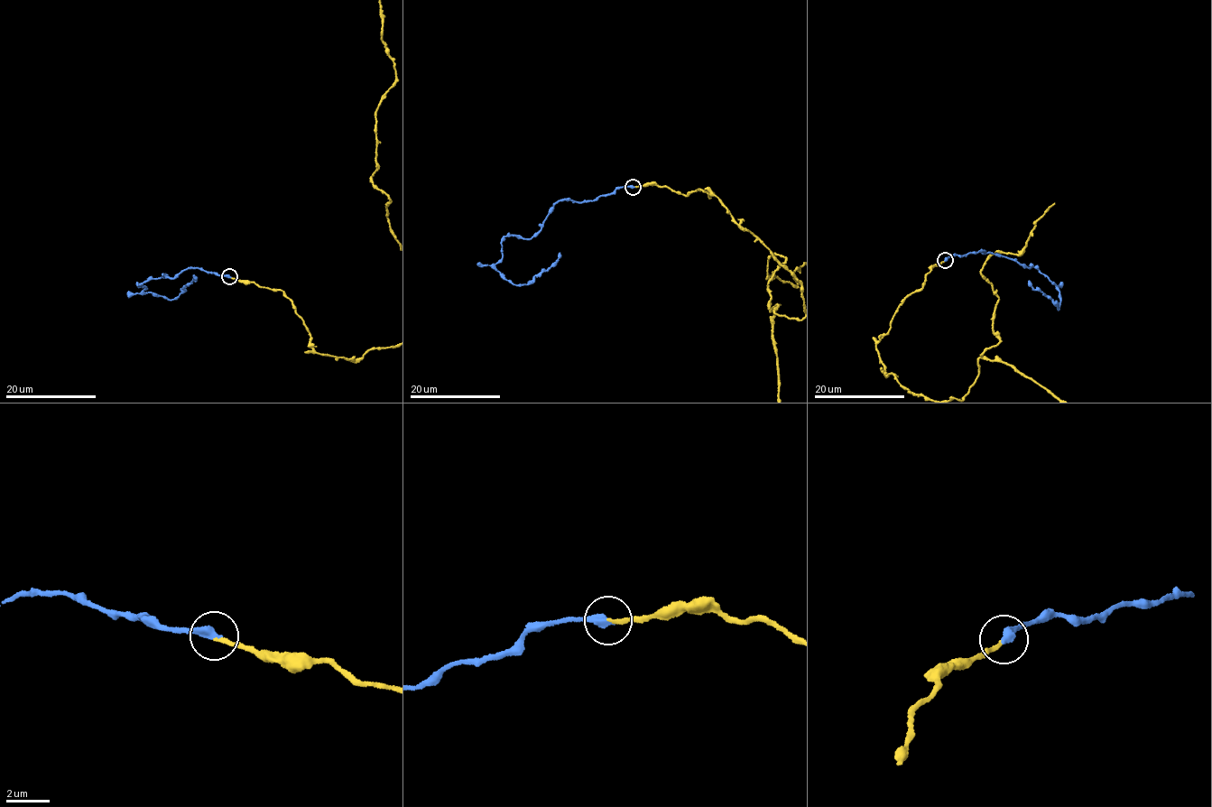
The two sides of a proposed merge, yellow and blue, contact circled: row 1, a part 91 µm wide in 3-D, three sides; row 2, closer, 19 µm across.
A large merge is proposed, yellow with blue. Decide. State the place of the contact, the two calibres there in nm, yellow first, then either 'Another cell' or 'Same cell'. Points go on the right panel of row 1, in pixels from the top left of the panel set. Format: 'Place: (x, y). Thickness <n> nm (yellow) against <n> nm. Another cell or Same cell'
Place: (945, 260). Thickness 170 nm (yellow) against 420 nm. Same cell

